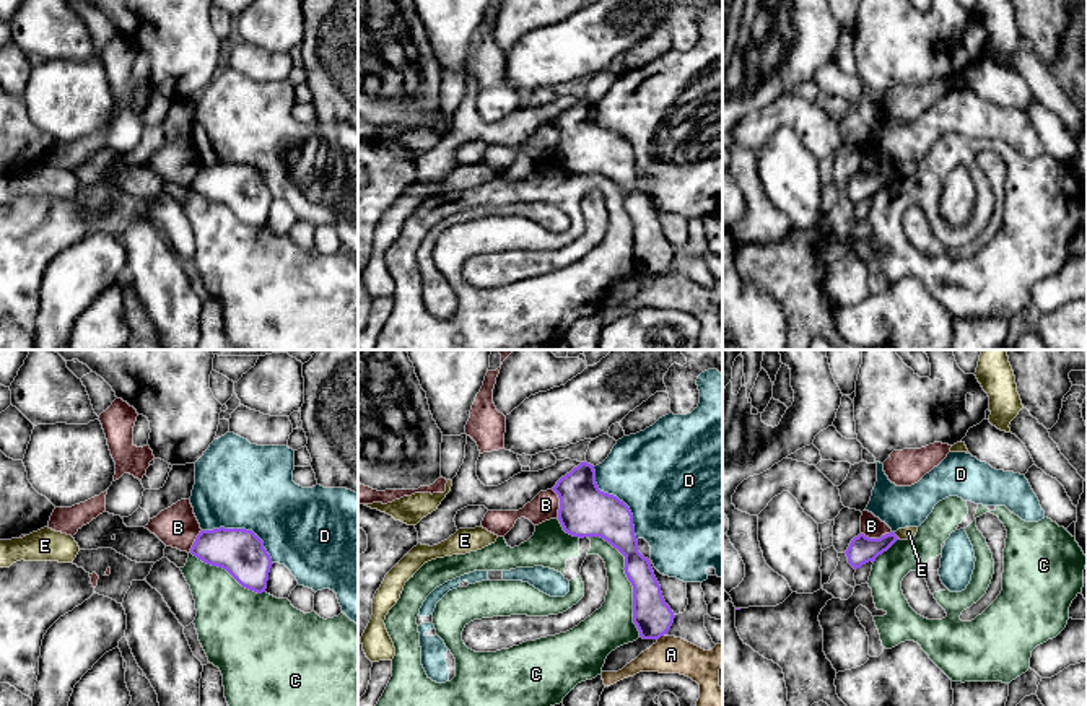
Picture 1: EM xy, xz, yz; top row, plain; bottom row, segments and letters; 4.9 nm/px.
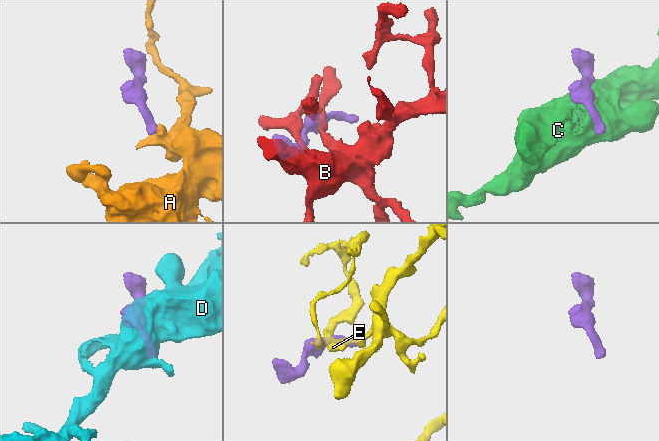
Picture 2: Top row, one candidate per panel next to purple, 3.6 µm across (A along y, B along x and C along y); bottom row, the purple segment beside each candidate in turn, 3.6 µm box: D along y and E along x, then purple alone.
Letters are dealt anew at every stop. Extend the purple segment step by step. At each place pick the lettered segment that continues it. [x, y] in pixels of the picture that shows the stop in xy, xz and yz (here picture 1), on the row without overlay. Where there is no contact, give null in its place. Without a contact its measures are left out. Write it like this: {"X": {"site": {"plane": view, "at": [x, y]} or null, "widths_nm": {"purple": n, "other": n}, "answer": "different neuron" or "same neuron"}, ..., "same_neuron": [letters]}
{"A": {"site": {"plane": "xz", "at": [659, 272]}, "widths_nm": {"purple": 190, "other": 180}, "answer": "different neuron"}, "B": {"site": {"plane": "yz", "at": [876, 174]}, "widths_nm": {"purple": 140, "other": 110}, "answer": "different neuron"}, "C": {"site": {"plane": "xz", "at": [627, 212]}, "widths_nm": {"purple": 190, "other": 200}, "answer": "different neuron"}, "D": {"site": {"plane": "xz", "at": [619, 135]}, "widths_nm": {"purple": 260, "other": 460}, "answer": "different neuron"}, "E": {"site": {"plane": "yz", "at": [895, 171]}, "widths_nm": {"purple": 140, "other": 60}, "answer": "different neuron"}, "same_neuron": []}

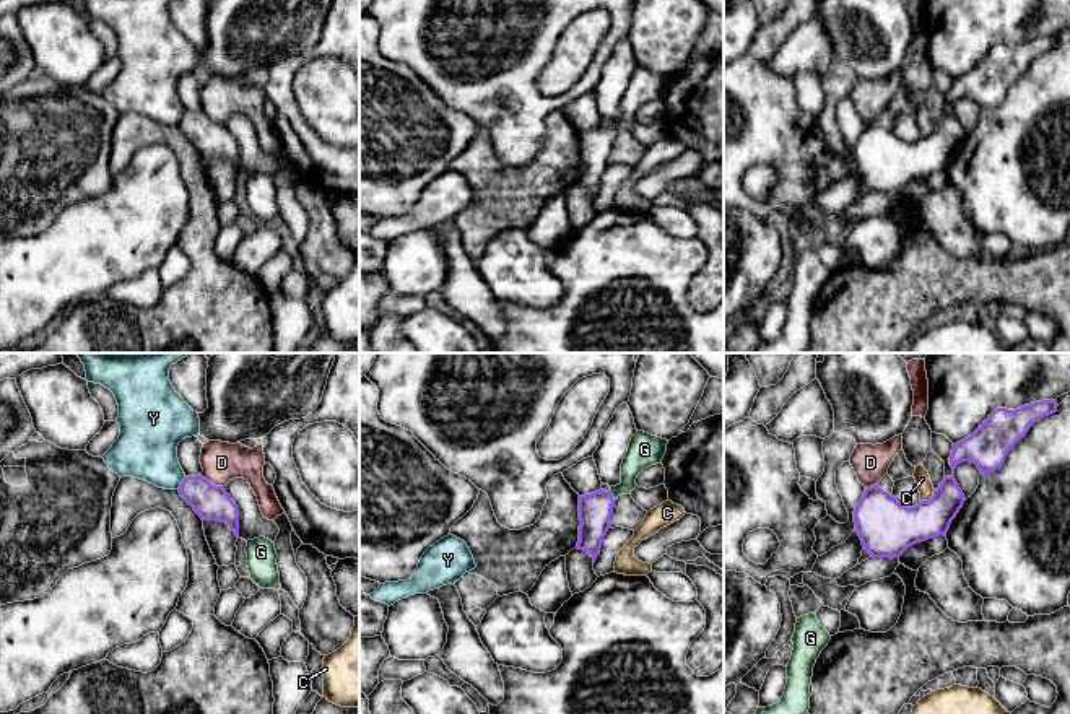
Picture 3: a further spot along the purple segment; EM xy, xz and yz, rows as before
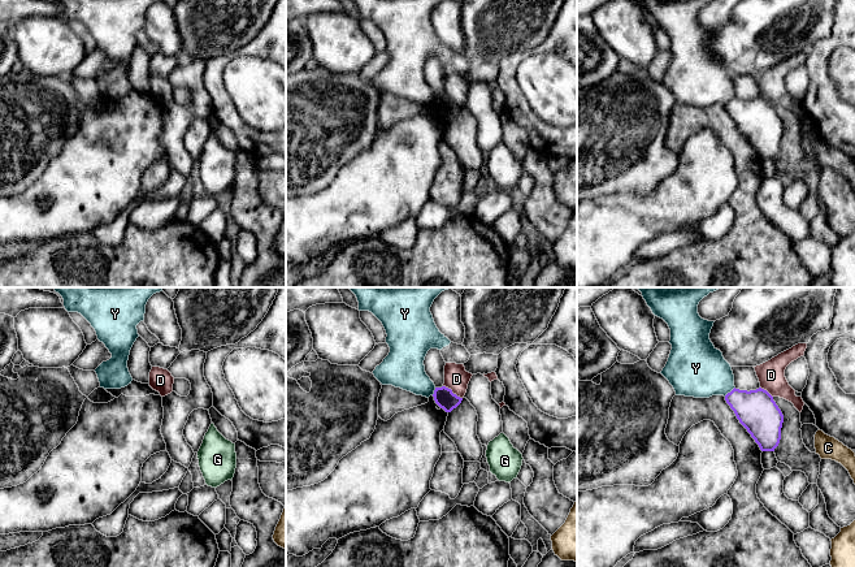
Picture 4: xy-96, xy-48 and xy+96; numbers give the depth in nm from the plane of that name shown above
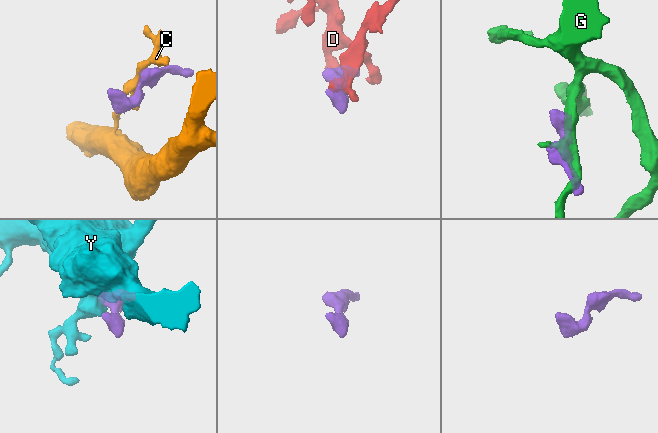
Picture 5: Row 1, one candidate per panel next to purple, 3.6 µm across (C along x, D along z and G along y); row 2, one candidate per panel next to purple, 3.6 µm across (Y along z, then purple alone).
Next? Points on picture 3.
{"C": {"site": {"plane": "yz", "at": [930, 134]}, "widths_nm": {"purple": 260, "other": 80}, "answer": "different neuron"}, "D": {"site": {"plane": "xy", "at": [210, 119]}, "widths_nm": {"purple": 180, "other": 200}, "answer": "different neuron"}, "G": {"site": {"plane": "xz", "at": [612, 130]}, "widths_nm": {"purple": 160, "other": 140}, "answer": "same neuron"}, "Y": {"site": {"plane": "xy", "at": [181, 119]}, "widths_nm": {"purple": 180, "other": 300}, "answer": "different neuron"}, "same_neuron": ["G"]}

